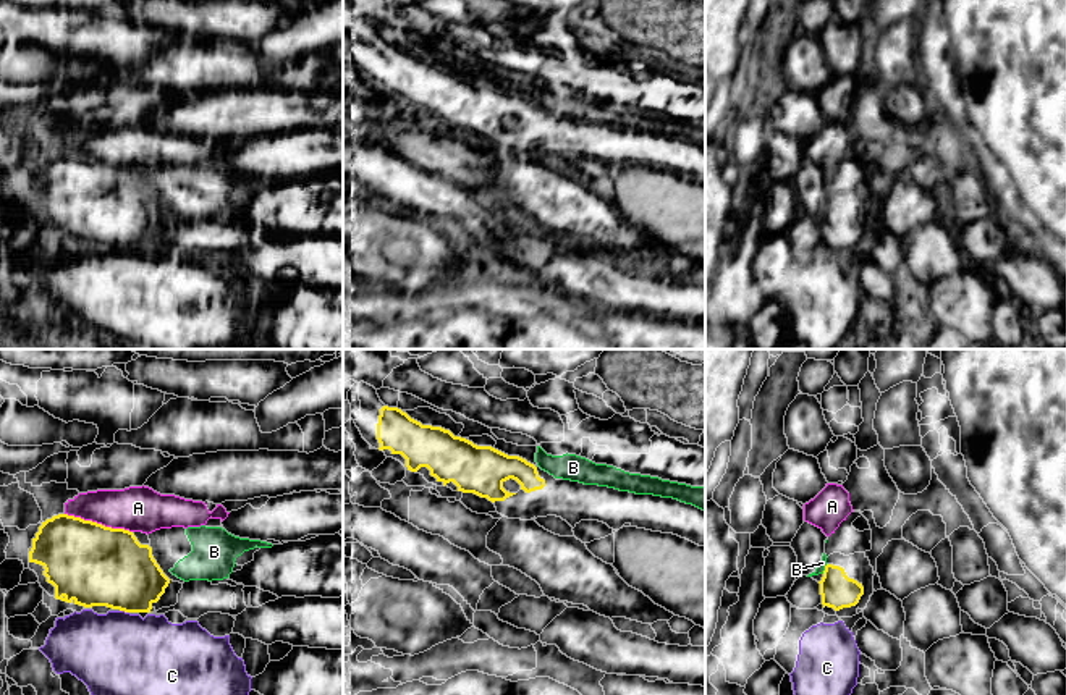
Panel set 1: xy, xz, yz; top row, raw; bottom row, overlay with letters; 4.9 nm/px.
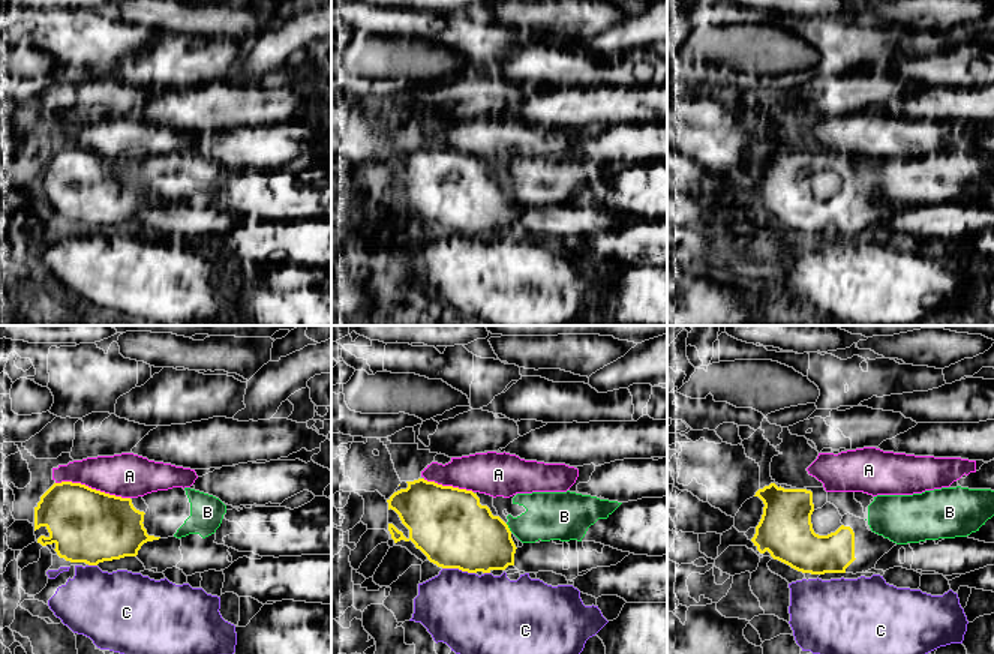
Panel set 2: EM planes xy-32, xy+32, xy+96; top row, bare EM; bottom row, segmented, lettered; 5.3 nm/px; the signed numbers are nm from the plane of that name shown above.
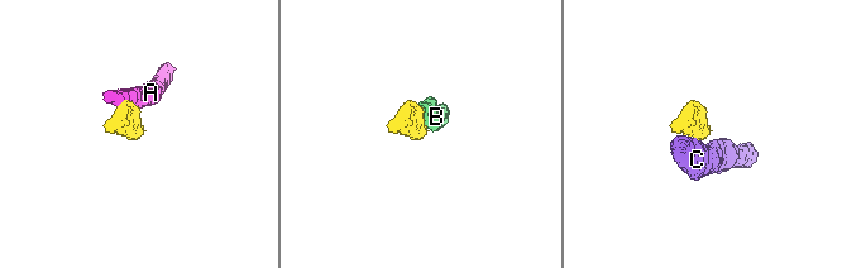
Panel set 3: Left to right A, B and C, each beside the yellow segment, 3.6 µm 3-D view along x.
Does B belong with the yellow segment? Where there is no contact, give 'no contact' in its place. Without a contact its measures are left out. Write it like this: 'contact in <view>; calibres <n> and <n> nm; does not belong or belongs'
contact in yz; calibres 170 and 40 nm; does not belong

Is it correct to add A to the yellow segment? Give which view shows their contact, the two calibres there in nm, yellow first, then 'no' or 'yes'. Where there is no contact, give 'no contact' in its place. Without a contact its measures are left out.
xy | 400/220 nm | no

